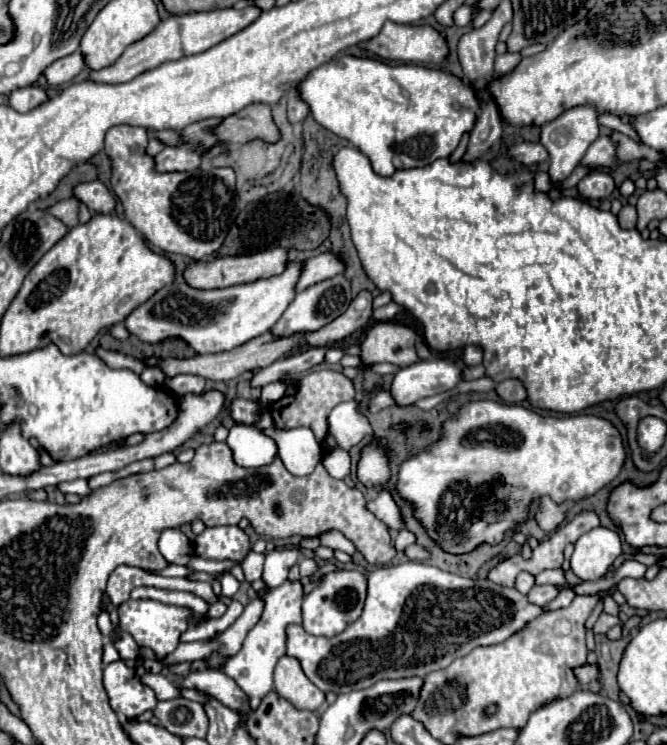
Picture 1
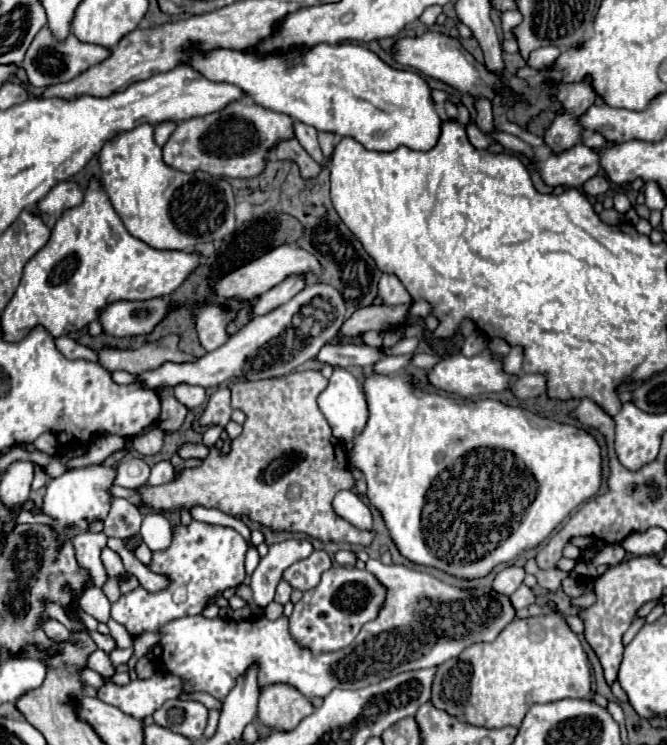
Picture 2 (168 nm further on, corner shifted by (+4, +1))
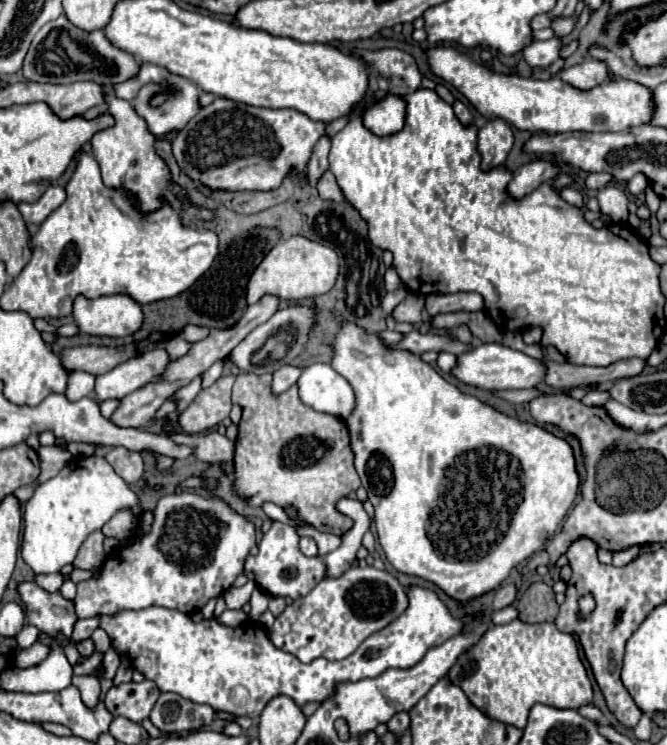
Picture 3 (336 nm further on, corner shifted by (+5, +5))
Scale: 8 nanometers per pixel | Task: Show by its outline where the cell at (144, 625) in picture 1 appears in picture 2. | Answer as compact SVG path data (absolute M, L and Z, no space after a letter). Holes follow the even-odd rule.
M195 519L189 525L173 525L171 545L165 551L155 551L151 563L147 565L153 573L165 575L169 585L157 593L151 593L139 585L137 589L121 595L111 605L111 619L125 625L131 637L137 637L183 615L199 615L211 597L243 583L245 555L247 543L235 529L201 523Z

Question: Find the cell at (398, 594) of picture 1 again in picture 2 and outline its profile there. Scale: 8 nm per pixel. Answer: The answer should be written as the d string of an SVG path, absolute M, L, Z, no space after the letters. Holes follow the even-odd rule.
M369 559L367 571L371 571L389 589L389 601L385 603L385 609L381 609L379 617L369 625L365 625L365 629L361 629L353 645L337 653L323 653L321 657L313 657L311 653L305 653L305 649L301 649L299 645L293 645L293 639L289 637L289 631L287 631L287 617L269 621L267 617L261 615L261 617L235 621L235 619L221 619L221 617L205 619L203 615L195 615L195 617L173 619L155 631L161 643L161 665L167 669L167 673L177 675L183 681L183 693L203 691L223 701L227 693L235 687L237 679L257 663L259 687L285 683L295 687L303 697L313 699L313 697L327 697L335 687L361 689L381 679L393 677L401 671L437 667L449 661L451 657L457 657L463 649L467 649L473 643L493 641L497 633L501 633L515 619L515 609L513 605L509 605L509 597L493 589L473 589L473 591L457 589L427 573L409 569L405 565L383 565L379 559Z

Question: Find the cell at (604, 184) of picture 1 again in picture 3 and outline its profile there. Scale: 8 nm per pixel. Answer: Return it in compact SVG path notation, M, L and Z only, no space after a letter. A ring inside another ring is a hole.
M590 173L586 177L586 187L598 191L598 189L604 189L610 181L612 181L612 175L608 175L608 173Z

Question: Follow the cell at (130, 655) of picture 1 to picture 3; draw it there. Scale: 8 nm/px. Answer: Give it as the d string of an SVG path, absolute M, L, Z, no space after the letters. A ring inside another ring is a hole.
M74 457L56 477L48 479L46 483L38 485L34 495L24 505L24 539L22 539L22 557L24 561L34 569L36 575L50 575L60 571L60 567L74 561L78 547L84 543L84 539L96 531L102 529L102 525L122 507L132 507L136 515L140 515L138 497L130 491L130 487L124 483L120 475L112 469L112 465L100 457Z

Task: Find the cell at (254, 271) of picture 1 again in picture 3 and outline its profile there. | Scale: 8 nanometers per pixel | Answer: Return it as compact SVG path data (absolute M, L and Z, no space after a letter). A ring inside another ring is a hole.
M306 237L282 239L250 275L246 285L246 303L256 303L266 293L274 293L282 299L304 301L330 291L336 277L338 277L338 255L330 247L314 243Z

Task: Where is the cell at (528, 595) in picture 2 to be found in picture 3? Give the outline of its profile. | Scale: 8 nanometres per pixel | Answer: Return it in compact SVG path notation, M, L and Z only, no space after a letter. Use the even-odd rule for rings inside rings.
M502 585L498 591L496 591L496 597L494 597L494 609L504 609L508 605L512 605L514 601L518 599L518 589L516 585Z

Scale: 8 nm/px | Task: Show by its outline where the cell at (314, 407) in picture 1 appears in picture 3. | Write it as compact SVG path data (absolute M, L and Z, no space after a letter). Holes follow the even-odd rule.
M242 373L236 377L234 389L232 389L232 403L242 407L242 419L238 425L232 489L238 497L242 497L252 507L262 507L268 501L280 507L294 507L296 519L310 523L318 531L344 535L352 527L352 521L340 515L334 509L334 503L338 497L344 497L346 493L352 493L360 487L360 477L352 463L354 457L350 451L350 435L346 429L346 423L326 413L308 409L308 405L300 401L296 393L296 385L292 385L284 393L274 393L270 385L272 385L270 373L266 375Z

